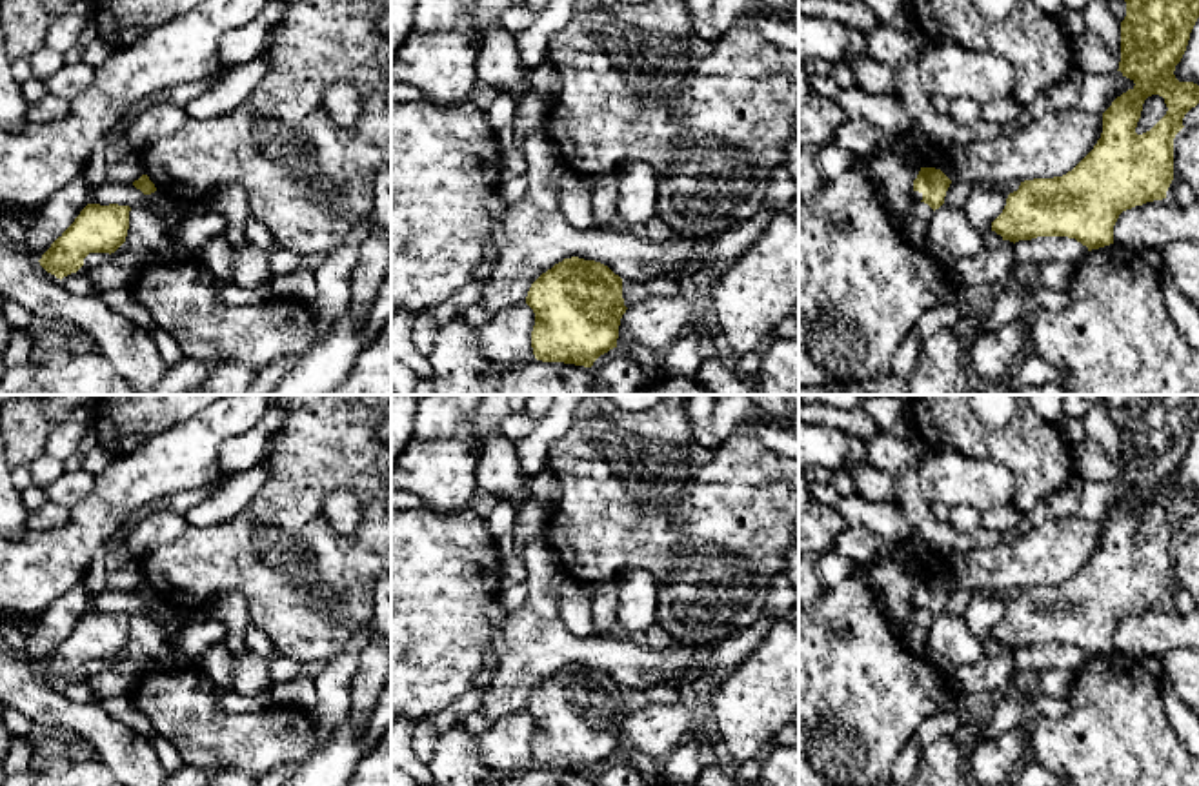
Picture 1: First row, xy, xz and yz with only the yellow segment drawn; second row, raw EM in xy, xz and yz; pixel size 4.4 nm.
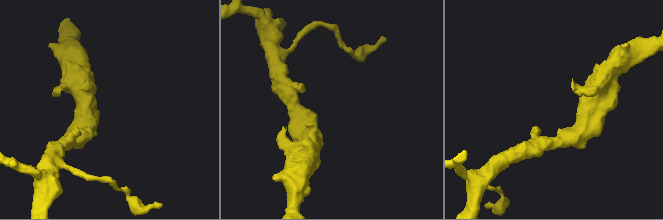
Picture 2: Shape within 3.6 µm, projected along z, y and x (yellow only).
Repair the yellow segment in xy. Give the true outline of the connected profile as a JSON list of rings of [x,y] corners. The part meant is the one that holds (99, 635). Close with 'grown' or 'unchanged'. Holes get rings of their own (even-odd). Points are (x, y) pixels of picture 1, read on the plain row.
[[[87,611],[42,662],[40,673],[62,688],[76,680],[89,660],[115,660],[126,650],[129,619],[129,613]]]; unchanged

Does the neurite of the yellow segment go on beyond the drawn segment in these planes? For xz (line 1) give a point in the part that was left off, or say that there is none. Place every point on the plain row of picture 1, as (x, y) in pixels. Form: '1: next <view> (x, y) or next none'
1: next none

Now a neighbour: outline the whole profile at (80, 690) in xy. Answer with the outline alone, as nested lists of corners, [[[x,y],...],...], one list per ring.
[[[76,679],[62,686],[62,693],[73,702],[89,702],[95,697],[93,686],[87,679]]]

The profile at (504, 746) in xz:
[[[528,711],[502,717],[477,733],[479,755],[488,768],[506,777],[529,771],[535,768],[533,733],[535,720]]]

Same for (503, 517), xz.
[[[499,500],[491,513],[486,517],[489,535],[493,539],[511,533],[515,529],[515,522],[519,517],[519,509],[509,500]]]

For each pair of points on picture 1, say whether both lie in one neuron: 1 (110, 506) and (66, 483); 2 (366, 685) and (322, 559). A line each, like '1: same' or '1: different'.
1: different
2: different

